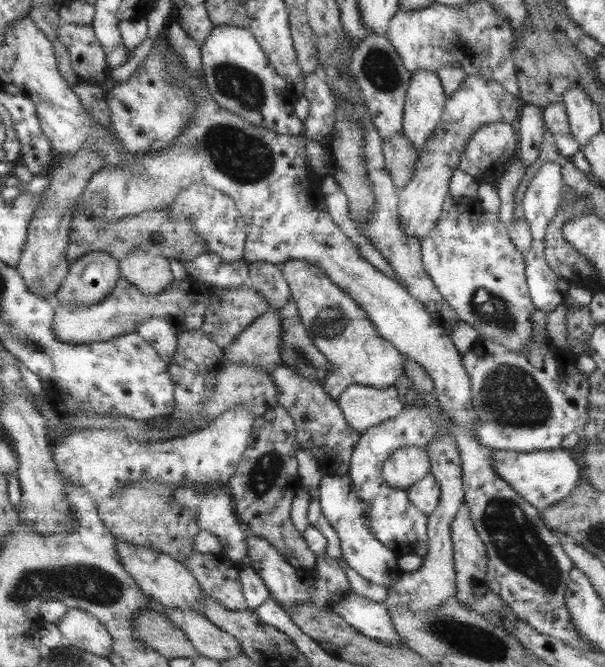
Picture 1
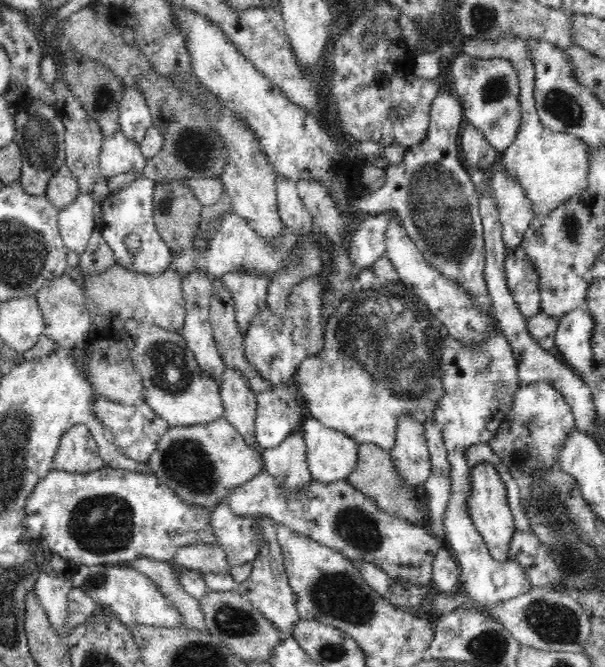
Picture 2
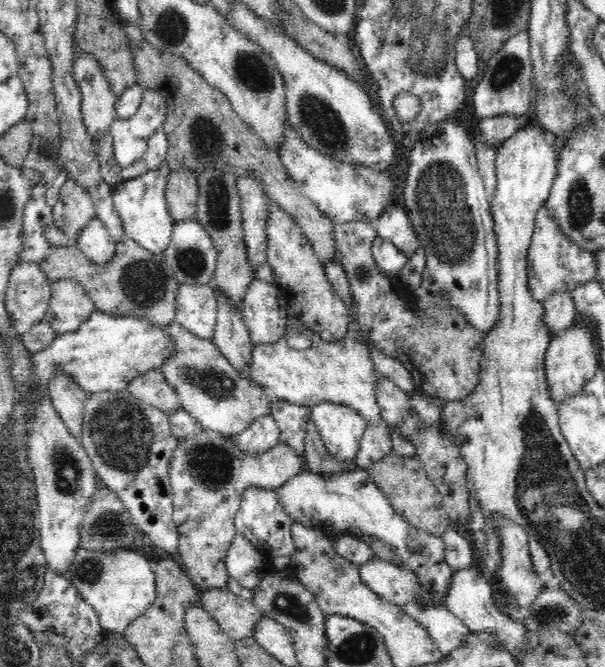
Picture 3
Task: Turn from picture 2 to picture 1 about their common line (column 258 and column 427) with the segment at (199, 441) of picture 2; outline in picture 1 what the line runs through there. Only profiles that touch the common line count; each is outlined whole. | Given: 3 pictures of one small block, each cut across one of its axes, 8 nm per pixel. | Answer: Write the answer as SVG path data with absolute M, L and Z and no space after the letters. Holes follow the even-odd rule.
M403 446L383 461L380 473L391 488L405 490L427 476L429 469L430 461L425 447Z

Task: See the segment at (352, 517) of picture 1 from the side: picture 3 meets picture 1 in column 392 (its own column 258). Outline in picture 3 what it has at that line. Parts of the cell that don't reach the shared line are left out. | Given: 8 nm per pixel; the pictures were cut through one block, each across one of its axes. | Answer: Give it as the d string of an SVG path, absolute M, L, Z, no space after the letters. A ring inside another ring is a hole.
M236 534L226 550L224 565L228 576L236 579L240 586L254 588L272 569L269 558L259 553L246 537Z

